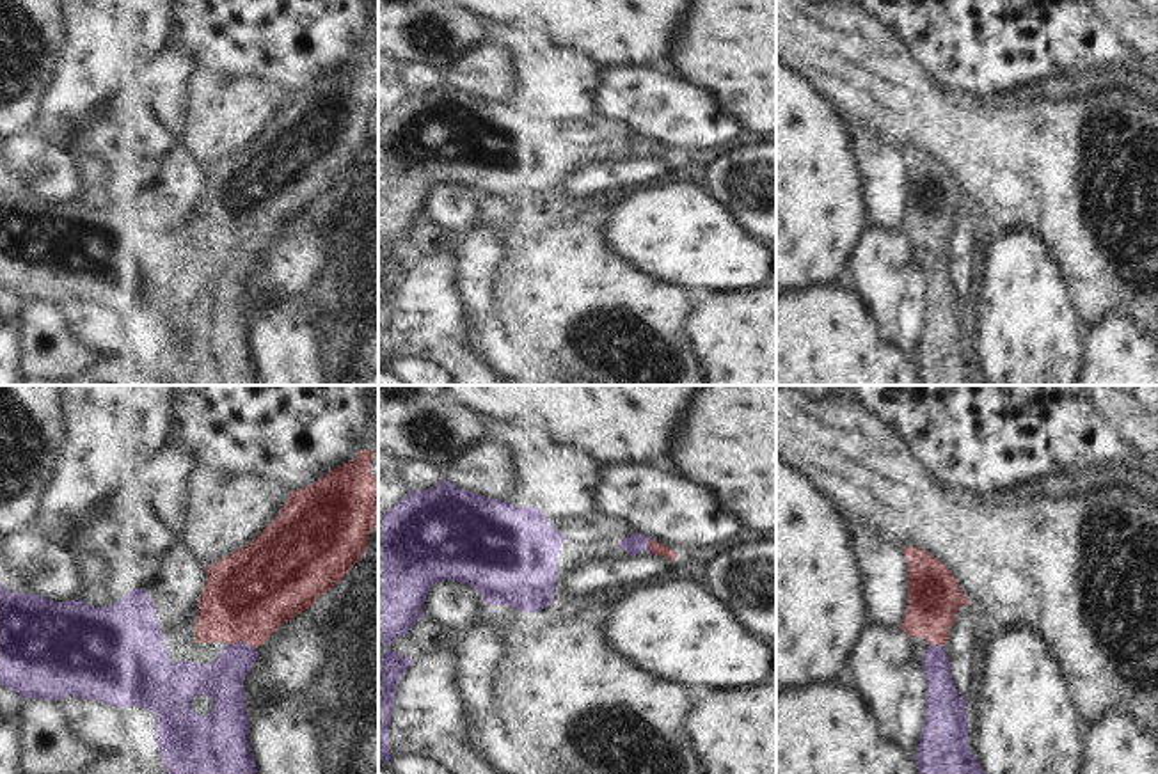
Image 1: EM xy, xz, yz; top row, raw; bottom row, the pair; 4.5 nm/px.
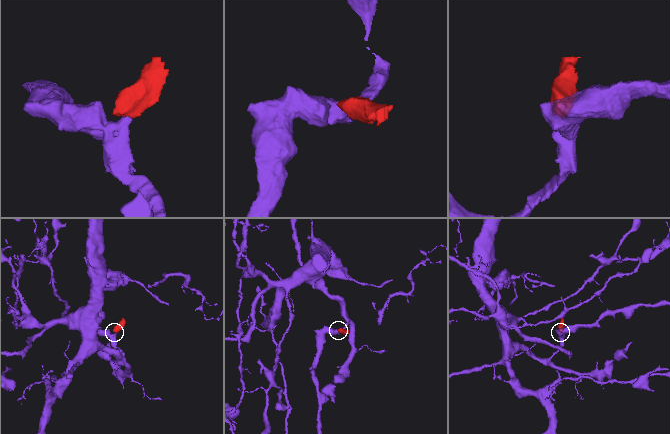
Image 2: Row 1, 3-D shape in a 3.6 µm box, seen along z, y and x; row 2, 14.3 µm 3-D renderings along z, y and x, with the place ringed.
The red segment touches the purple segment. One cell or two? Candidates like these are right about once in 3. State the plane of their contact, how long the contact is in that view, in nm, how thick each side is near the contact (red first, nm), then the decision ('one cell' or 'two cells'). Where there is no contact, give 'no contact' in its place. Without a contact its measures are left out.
contact in xy; length 140 nm; calibres 400 and 190 nm; one cell

